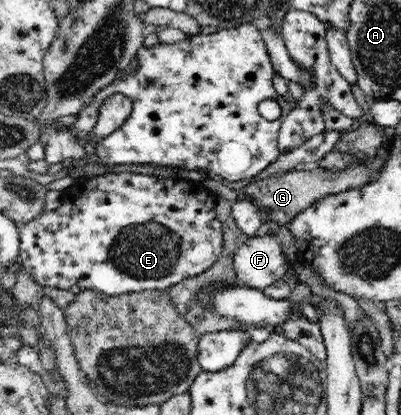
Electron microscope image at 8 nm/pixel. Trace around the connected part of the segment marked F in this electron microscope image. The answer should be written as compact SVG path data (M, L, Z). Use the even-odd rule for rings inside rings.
M271 234L250 236L233 259L236 277L247 287L263 290L287 275L294 261L285 258L281 243Z

